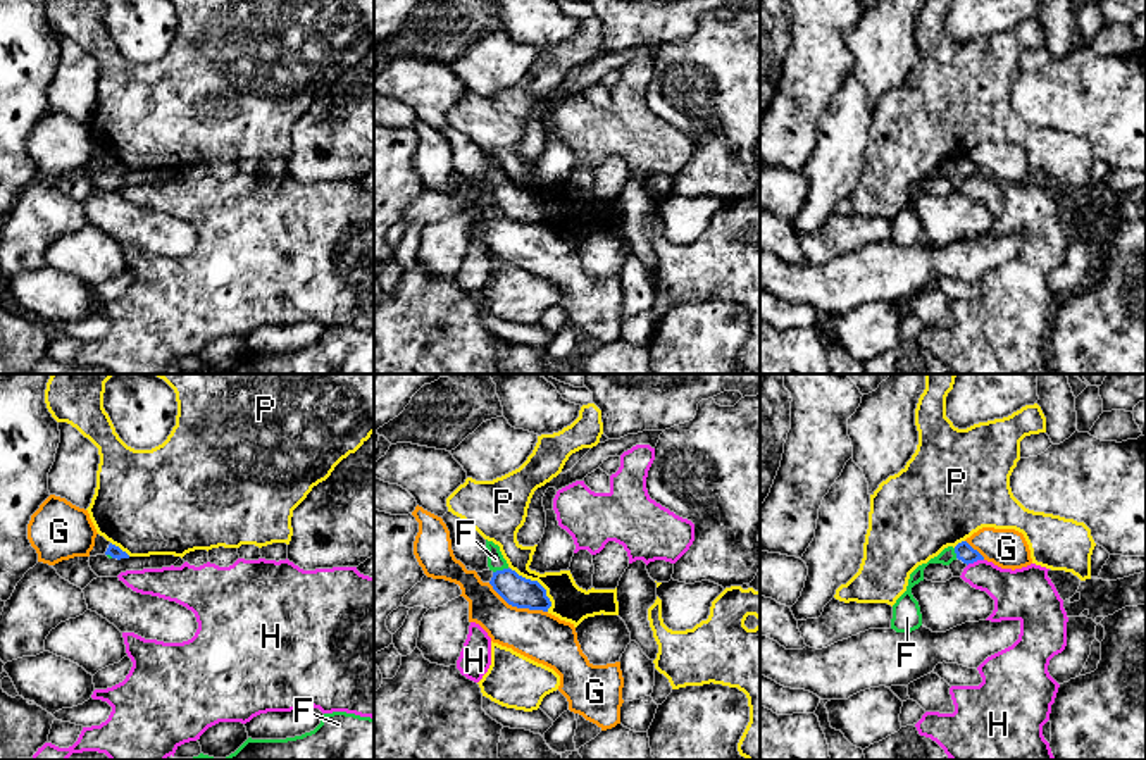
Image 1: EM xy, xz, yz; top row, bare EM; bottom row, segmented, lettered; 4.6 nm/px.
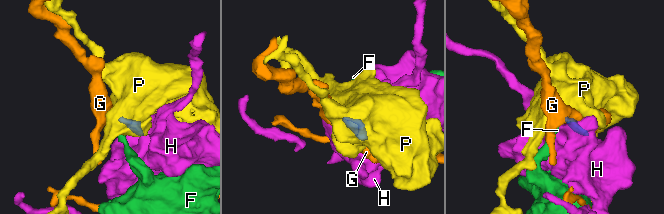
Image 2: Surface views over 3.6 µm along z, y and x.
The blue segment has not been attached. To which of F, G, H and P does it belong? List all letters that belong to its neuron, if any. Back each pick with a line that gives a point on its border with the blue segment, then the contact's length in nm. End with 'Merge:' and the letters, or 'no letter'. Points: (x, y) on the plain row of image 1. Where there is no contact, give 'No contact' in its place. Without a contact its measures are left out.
F: Touches blue at xz (500, 185). Shared border 80 nm
Merge: F

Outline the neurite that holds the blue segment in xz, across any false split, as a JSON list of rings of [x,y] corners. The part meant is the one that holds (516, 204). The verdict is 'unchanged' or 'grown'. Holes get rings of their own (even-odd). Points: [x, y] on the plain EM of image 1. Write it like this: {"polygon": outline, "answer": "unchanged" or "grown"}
{"polygon": [[[486,153],[486,162],[493,203],[512,221],[548,226],[551,215],[546,203],[538,195],[526,193],[512,184],[498,159]]], "answer": "grown"}

